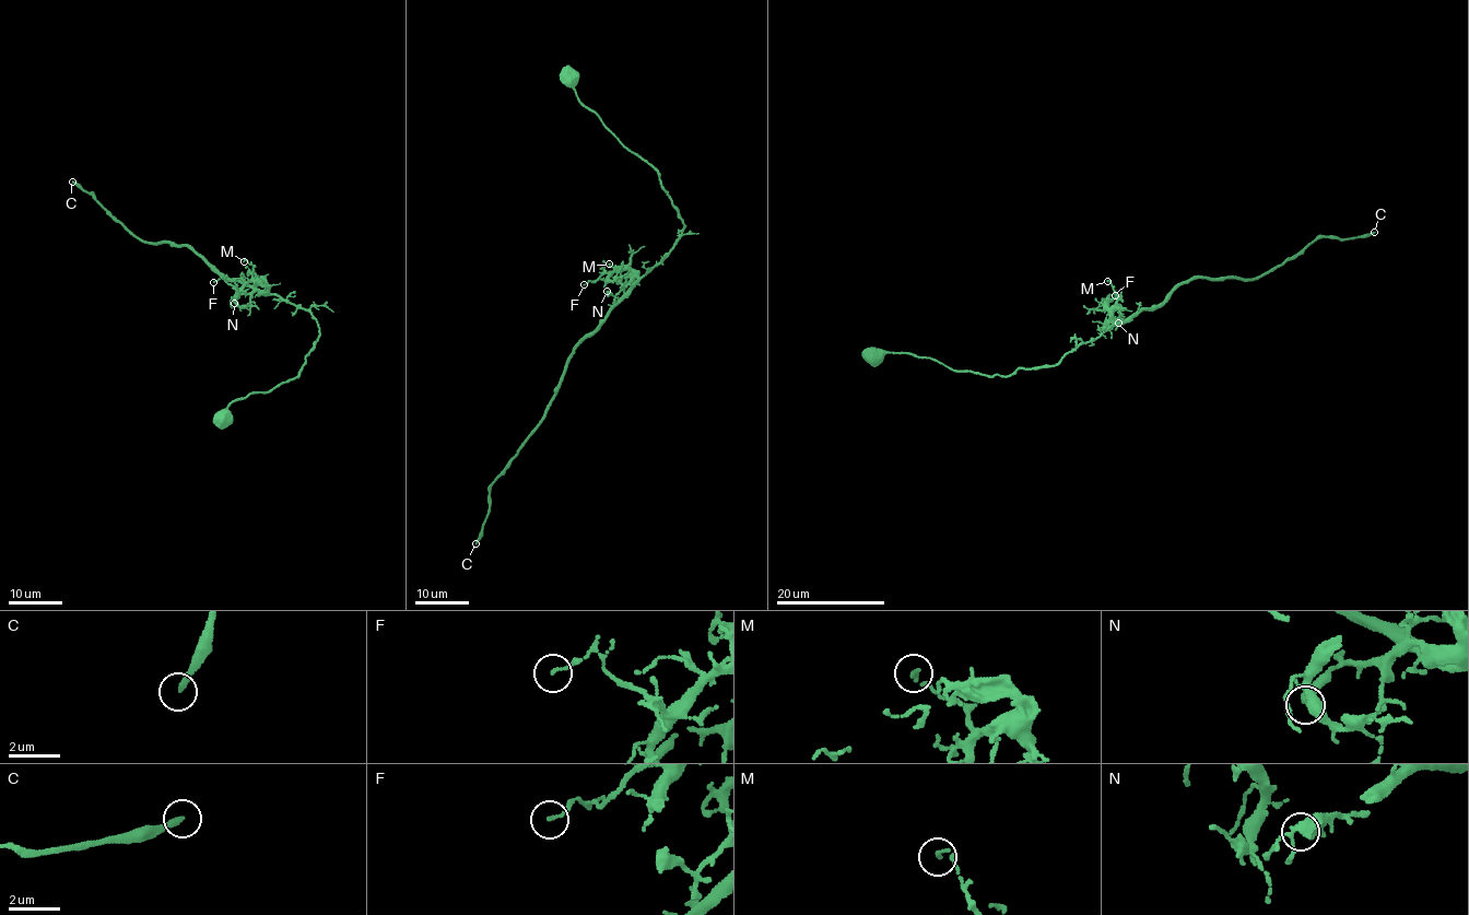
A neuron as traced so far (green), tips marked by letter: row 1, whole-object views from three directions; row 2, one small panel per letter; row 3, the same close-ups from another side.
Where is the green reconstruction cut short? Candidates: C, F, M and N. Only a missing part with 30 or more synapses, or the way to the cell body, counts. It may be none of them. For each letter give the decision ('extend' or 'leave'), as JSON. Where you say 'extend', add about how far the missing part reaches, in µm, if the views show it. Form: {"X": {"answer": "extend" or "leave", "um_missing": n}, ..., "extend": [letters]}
{"C": {"answer": "extend", "um_missing": 60}, "F": {"answer": "leave"}, "M": {"answer": "leave"}, "N": {"answer": "leave"}, "extend": ["C"]}

